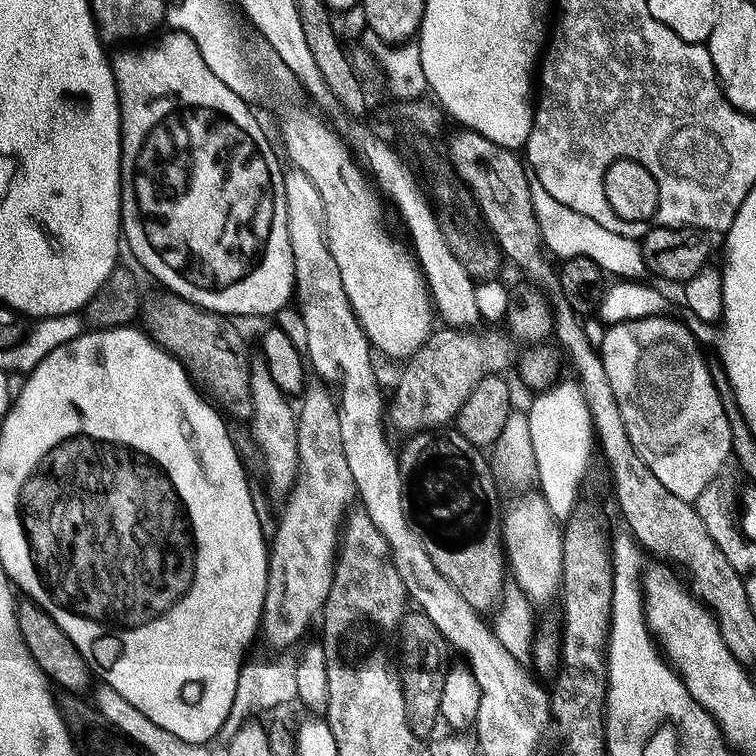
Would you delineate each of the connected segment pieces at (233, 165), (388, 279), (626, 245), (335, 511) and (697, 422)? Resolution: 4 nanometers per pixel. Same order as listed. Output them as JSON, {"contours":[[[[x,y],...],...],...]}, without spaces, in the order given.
{"contours":[[[[168,30],[168,31],[165,31],[165,33],[166,33],[166,34],[165,34],[165,36],[164,36],[164,37],[162,37],[162,38],[161,38],[161,40],[160,40],[160,41],[158,41],[158,42],[157,42],[157,44],[148,44],[148,45],[146,45],[146,46],[145,46],[145,48],[136,48],[136,47],[140,47],[140,46],[132,46],[132,47],[129,47],[129,48],[132,48],[132,49],[130,49],[130,50],[129,50],[129,52],[120,52],[120,53],[118,53],[118,54],[117,54],[117,56],[115,56],[115,55],[113,55],[113,56],[112,56],[112,57],[111,57],[111,60],[110,60],[110,63],[111,63],[111,65],[112,65],[112,73],[113,73],[113,74],[114,74],[114,82],[115,82],[115,83],[116,83],[116,93],[117,93],[117,94],[118,94],[118,98],[119,98],[119,99],[120,99],[120,227],[121,227],[121,229],[122,229],[122,236],[123,236],[123,239],[124,239],[124,240],[125,240],[125,241],[126,241],[126,248],[127,248],[127,251],[128,251],[128,248],[129,248],[129,250],[130,250],[130,251],[132,251],[132,256],[133,256],[133,258],[134,258],[134,259],[136,259],[136,260],[137,260],[137,262],[138,262],[138,263],[140,263],[140,264],[141,264],[141,266],[142,266],[142,267],[144,267],[144,268],[145,268],[145,270],[146,270],[146,271],[148,271],[148,272],[149,272],[149,274],[150,274],[150,275],[152,275],[152,276],[153,276],[153,278],[154,278],[154,279],[156,279],[156,280],[157,280],[157,282],[158,282],[158,283],[160,283],[160,284],[165,284],[165,286],[166,286],[166,287],[168,287],[168,288],[165,288],[165,289],[167,289],[167,291],[168,291],[168,292],[169,292],[169,293],[171,293],[171,295],[173,295],[173,296],[179,296],[179,297],[180,297],[180,299],[182,299],[182,300],[188,300],[188,301],[190,301],[190,302],[191,302],[191,303],[192,303],[192,304],[196,304],[196,305],[197,305],[197,306],[199,306],[199,307],[200,307],[200,308],[204,308],[204,309],[206,309],[206,310],[207,310],[207,311],[208,311],[208,312],[219,312],[219,313],[220,313],[220,315],[221,315],[221,316],[226,316],[226,317],[229,317],[229,318],[237,318],[237,317],[236,317],[236,316],[268,316],[268,318],[272,318],[272,317],[275,317],[275,315],[276,315],[276,313],[277,313],[277,312],[280,312],[280,311],[281,311],[281,310],[283,310],[283,309],[284,309],[284,308],[286,308],[286,307],[289,307],[289,305],[291,305],[291,304],[292,304],[292,303],[293,303],[293,300],[294,300],[294,293],[295,293],[295,290],[296,290],[296,284],[295,284],[295,278],[296,278],[296,276],[295,276],[295,262],[294,262],[294,254],[293,254],[293,253],[292,253],[292,252],[291,252],[291,244],[290,244],[290,231],[288,231],[288,230],[287,230],[287,206],[286,206],[286,186],[285,186],[285,185],[284,185],[284,174],[285,174],[285,169],[284,169],[284,168],[283,168],[283,167],[281,167],[281,168],[280,168],[280,160],[281,160],[281,157],[280,157],[280,156],[279,156],[279,155],[278,155],[278,152],[277,152],[277,156],[278,156],[278,157],[276,157],[276,152],[275,152],[275,150],[274,150],[274,149],[272,149],[272,144],[271,144],[271,142],[270,142],[270,141],[268,141],[268,136],[267,136],[267,134],[266,134],[266,133],[264,133],[264,128],[263,128],[263,126],[262,126],[262,125],[260,125],[260,120],[259,120],[259,118],[258,118],[258,117],[256,117],[256,116],[255,116],[255,114],[254,114],[254,113],[252,113],[252,112],[251,112],[251,110],[250,110],[250,109],[248,109],[248,108],[251,108],[251,107],[250,107],[250,104],[249,104],[249,101],[246,101],[246,100],[243,100],[243,99],[242,99],[242,98],[240,98],[240,97],[239,97],[239,96],[238,96],[238,94],[234,94],[234,91],[233,91],[233,90],[230,90],[230,88],[229,88],[229,87],[228,87],[228,86],[226,86],[226,85],[225,85],[225,83],[223,83],[223,82],[222,82],[222,81],[221,81],[221,79],[220,79],[220,78],[218,78],[218,74],[214,74],[214,70],[210,70],[210,66],[206,66],[206,58],[202,58],[202,54],[201,54],[201,53],[200,53],[200,51],[199,51],[199,50],[198,50],[198,46],[197,46],[197,45],[196,45],[196,43],[195,43],[195,42],[194,42],[194,38],[190,38],[190,37],[189,37],[189,36],[188,36],[188,35],[186,35],[186,34],[185,34],[185,32],[177,32],[177,31],[175,31],[175,30]]],[[[315,111],[312,112],[285,114],[280,124],[283,155],[292,159],[295,171],[309,176],[327,205],[327,244],[341,271],[349,306],[353,308],[371,347],[399,362],[407,361],[423,348],[434,331],[434,307],[428,281],[409,245],[399,244],[388,233],[381,197],[353,150],[339,132],[329,127]]],[[[541,191],[535,197],[533,208],[536,211],[543,247],[553,257],[561,256],[561,261],[572,262],[575,261],[575,256],[585,256],[586,259],[593,260],[602,271],[609,272],[612,278],[619,278],[621,281],[643,281],[649,275],[639,239],[614,234],[613,231],[606,230],[605,226],[596,225],[594,219],[578,214],[578,210],[562,206],[562,202],[555,200],[549,192]]],[[[306,402],[300,406],[296,432],[300,472],[286,498],[274,540],[270,542],[267,592],[261,616],[262,638],[276,652],[290,649],[303,636],[314,614],[323,609],[333,582],[339,535],[348,505],[357,495],[356,483],[342,450],[339,409],[314,409]]],[[[665,314],[654,317],[642,317],[637,320],[622,321],[620,324],[611,325],[609,331],[601,340],[598,340],[598,351],[602,362],[606,366],[606,378],[610,378],[610,390],[614,390],[614,398],[618,402],[618,410],[622,410],[622,422],[626,422],[626,434],[630,434],[630,442],[634,442],[634,450],[650,470],[658,477],[658,482],[670,490],[670,494],[682,498],[689,502],[695,502],[698,494],[702,494],[705,486],[710,486],[710,482],[721,475],[724,463],[730,460],[733,455],[731,446],[731,428],[730,422],[727,421],[726,411],[723,410],[718,390],[711,378],[709,361],[704,361],[701,345],[697,343],[692,336],[691,330],[684,324],[683,319],[676,318],[671,320],[671,315]]]]}

